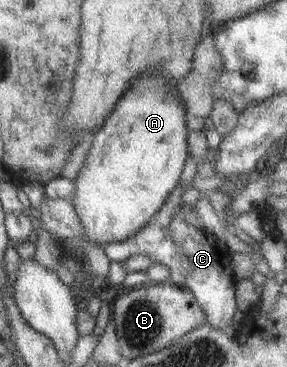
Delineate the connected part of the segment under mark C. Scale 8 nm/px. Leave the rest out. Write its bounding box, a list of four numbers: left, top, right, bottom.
[102,204,238,330]

